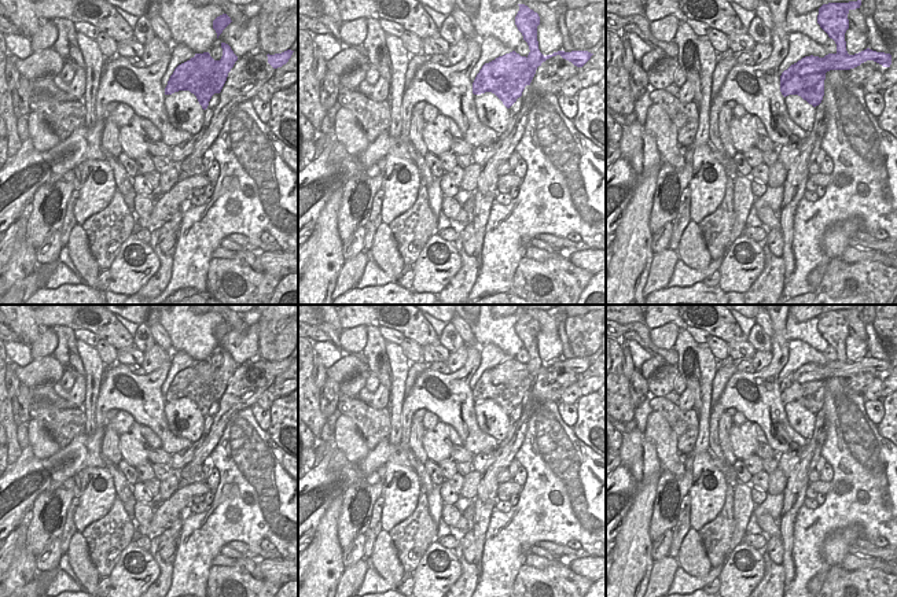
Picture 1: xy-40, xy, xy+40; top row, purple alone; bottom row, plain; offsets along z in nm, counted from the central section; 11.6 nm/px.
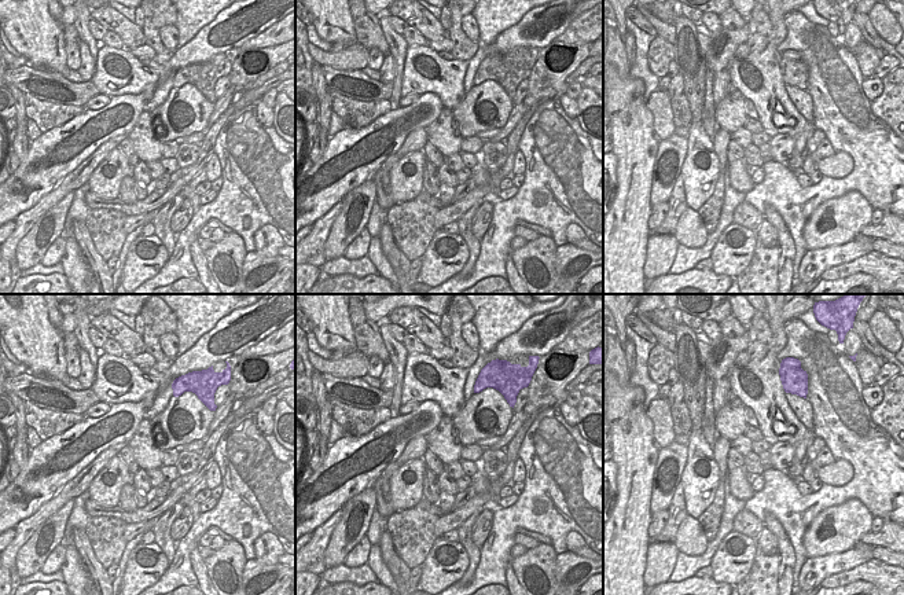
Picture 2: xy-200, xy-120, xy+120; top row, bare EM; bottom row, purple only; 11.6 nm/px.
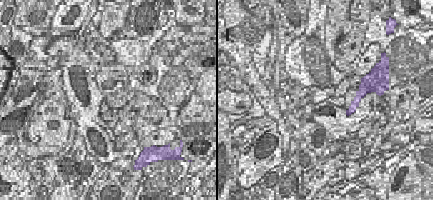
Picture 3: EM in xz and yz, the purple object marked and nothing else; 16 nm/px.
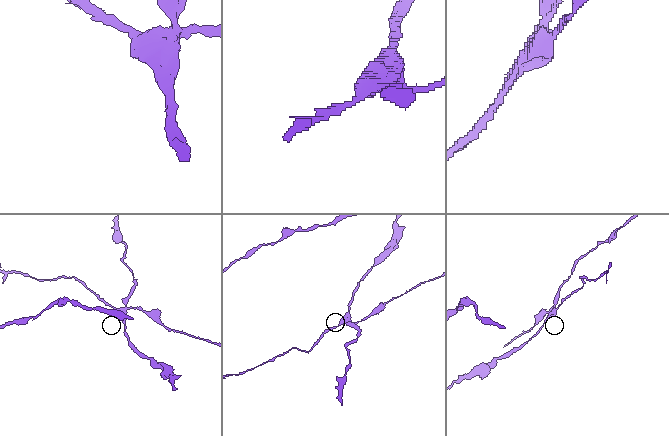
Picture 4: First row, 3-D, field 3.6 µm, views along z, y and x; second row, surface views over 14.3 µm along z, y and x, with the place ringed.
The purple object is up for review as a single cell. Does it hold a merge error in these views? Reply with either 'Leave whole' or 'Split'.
Split

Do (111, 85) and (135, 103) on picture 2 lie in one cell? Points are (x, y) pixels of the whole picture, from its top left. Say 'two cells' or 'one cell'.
two cells

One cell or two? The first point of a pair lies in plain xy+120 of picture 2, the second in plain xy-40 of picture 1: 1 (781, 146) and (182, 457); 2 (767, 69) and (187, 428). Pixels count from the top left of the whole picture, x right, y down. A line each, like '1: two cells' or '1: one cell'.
1: one cell
2: two cells

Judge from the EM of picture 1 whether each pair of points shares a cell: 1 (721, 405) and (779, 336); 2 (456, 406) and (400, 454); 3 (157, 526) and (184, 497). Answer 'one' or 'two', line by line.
1: one
2: two
3: one

